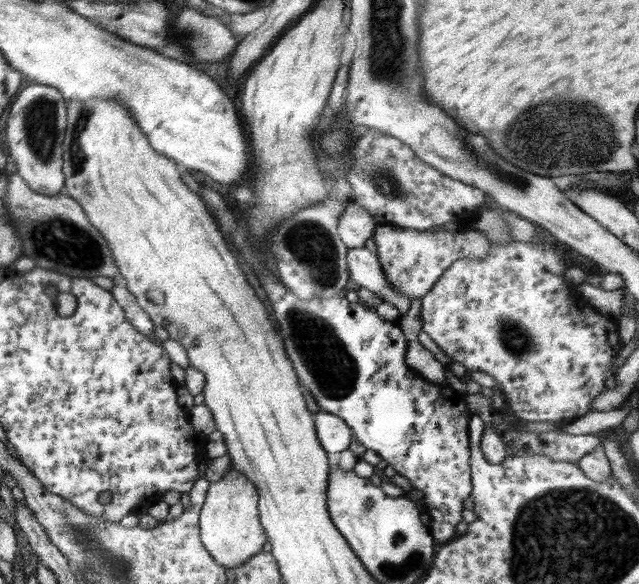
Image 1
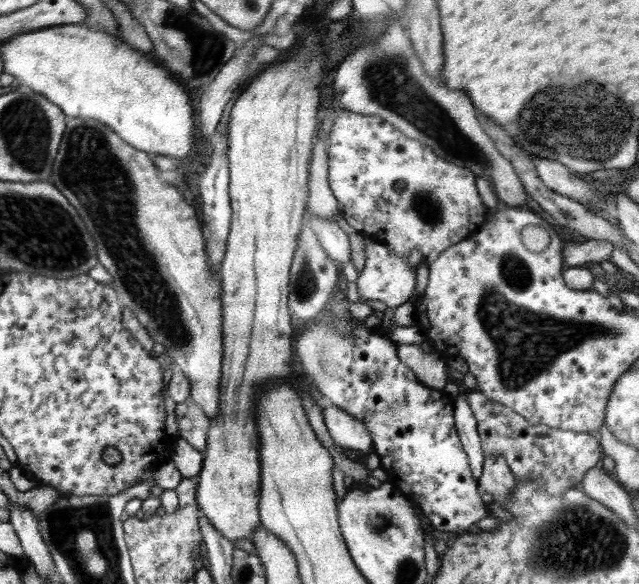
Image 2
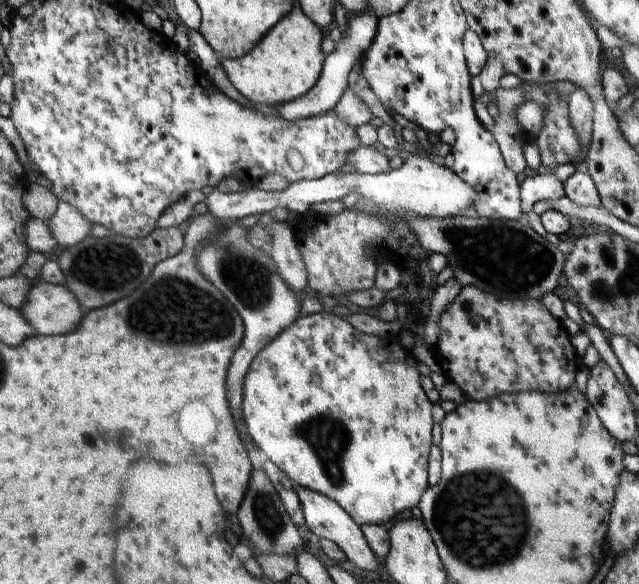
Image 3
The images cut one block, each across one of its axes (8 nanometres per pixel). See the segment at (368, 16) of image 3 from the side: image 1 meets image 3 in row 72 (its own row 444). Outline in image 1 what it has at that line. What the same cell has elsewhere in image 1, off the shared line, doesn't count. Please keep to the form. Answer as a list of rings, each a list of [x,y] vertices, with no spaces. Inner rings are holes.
[[[324,410],[314,415],[318,440],[329,457],[349,448],[353,432],[342,418]]]

